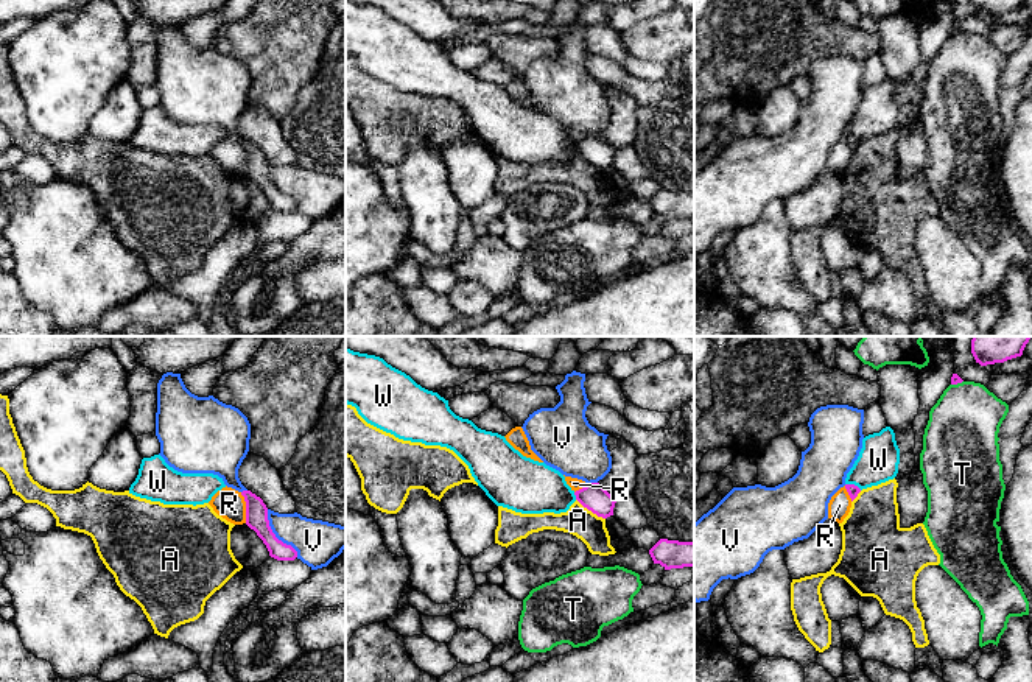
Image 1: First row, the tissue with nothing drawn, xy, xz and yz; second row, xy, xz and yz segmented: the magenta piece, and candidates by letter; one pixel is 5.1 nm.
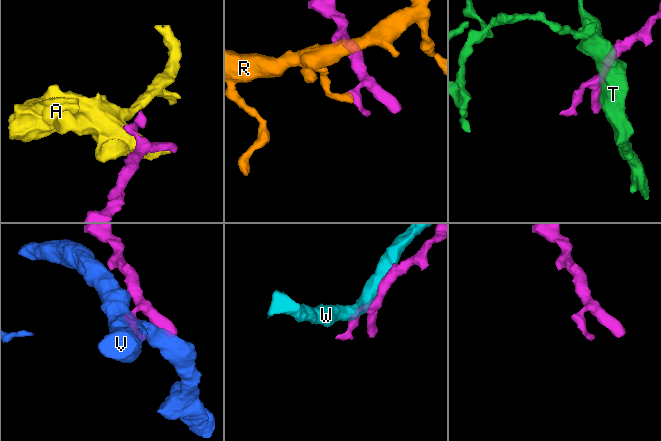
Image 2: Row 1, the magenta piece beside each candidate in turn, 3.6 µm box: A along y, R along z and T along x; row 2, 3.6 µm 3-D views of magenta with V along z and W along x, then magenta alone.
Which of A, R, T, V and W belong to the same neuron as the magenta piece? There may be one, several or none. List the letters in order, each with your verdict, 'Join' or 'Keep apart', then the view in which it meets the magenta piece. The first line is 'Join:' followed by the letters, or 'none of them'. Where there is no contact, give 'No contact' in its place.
Join: none of them
A: Keep apart. Touches magenta in xz
R: Keep apart. Touches magenta in xy
T: Keep apart. Touches magenta in yz
V: Keep apart. Touches magenta in xy
W: Keep apart. Touches magenta in yz

